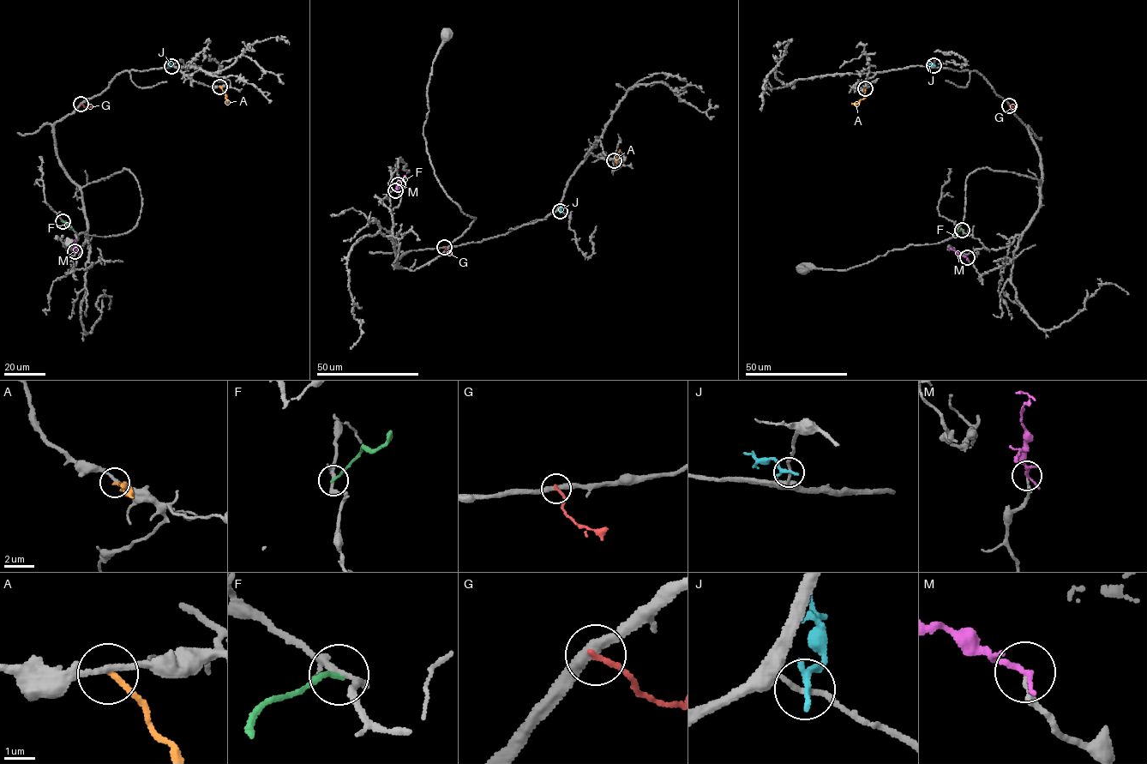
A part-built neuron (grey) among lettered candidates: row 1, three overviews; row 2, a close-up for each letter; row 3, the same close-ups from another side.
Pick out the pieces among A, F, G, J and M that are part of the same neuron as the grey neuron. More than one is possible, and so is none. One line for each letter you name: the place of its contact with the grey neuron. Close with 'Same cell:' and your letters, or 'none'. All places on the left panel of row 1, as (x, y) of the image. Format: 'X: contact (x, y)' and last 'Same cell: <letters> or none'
M: contact (75, 251)
Same cell: M

